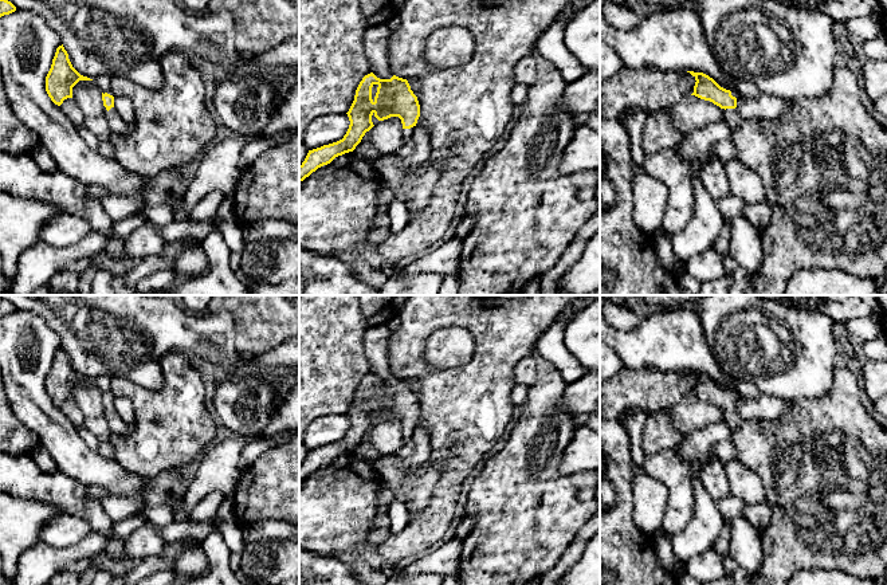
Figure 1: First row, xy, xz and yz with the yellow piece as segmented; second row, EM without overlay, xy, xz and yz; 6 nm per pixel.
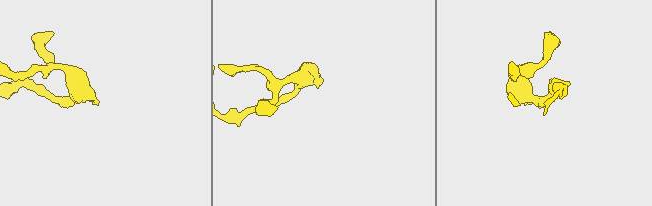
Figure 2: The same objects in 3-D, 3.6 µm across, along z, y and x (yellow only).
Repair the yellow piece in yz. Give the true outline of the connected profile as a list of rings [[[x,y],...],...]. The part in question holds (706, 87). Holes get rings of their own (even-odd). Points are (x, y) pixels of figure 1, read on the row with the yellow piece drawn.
[[[687,71],[695,78],[694,93],[700,99],[710,101],[726,111],[725,119],[733,130],[737,130],[743,122],[735,110],[737,99],[742,97],[737,90],[726,90],[721,87],[713,78],[703,72]]]

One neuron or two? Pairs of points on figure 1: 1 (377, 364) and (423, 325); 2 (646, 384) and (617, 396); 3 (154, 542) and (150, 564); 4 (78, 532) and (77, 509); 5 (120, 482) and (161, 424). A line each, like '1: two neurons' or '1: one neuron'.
1: two neurons
2: one neuron
3: two neurons
4: two neurons
5: two neurons

